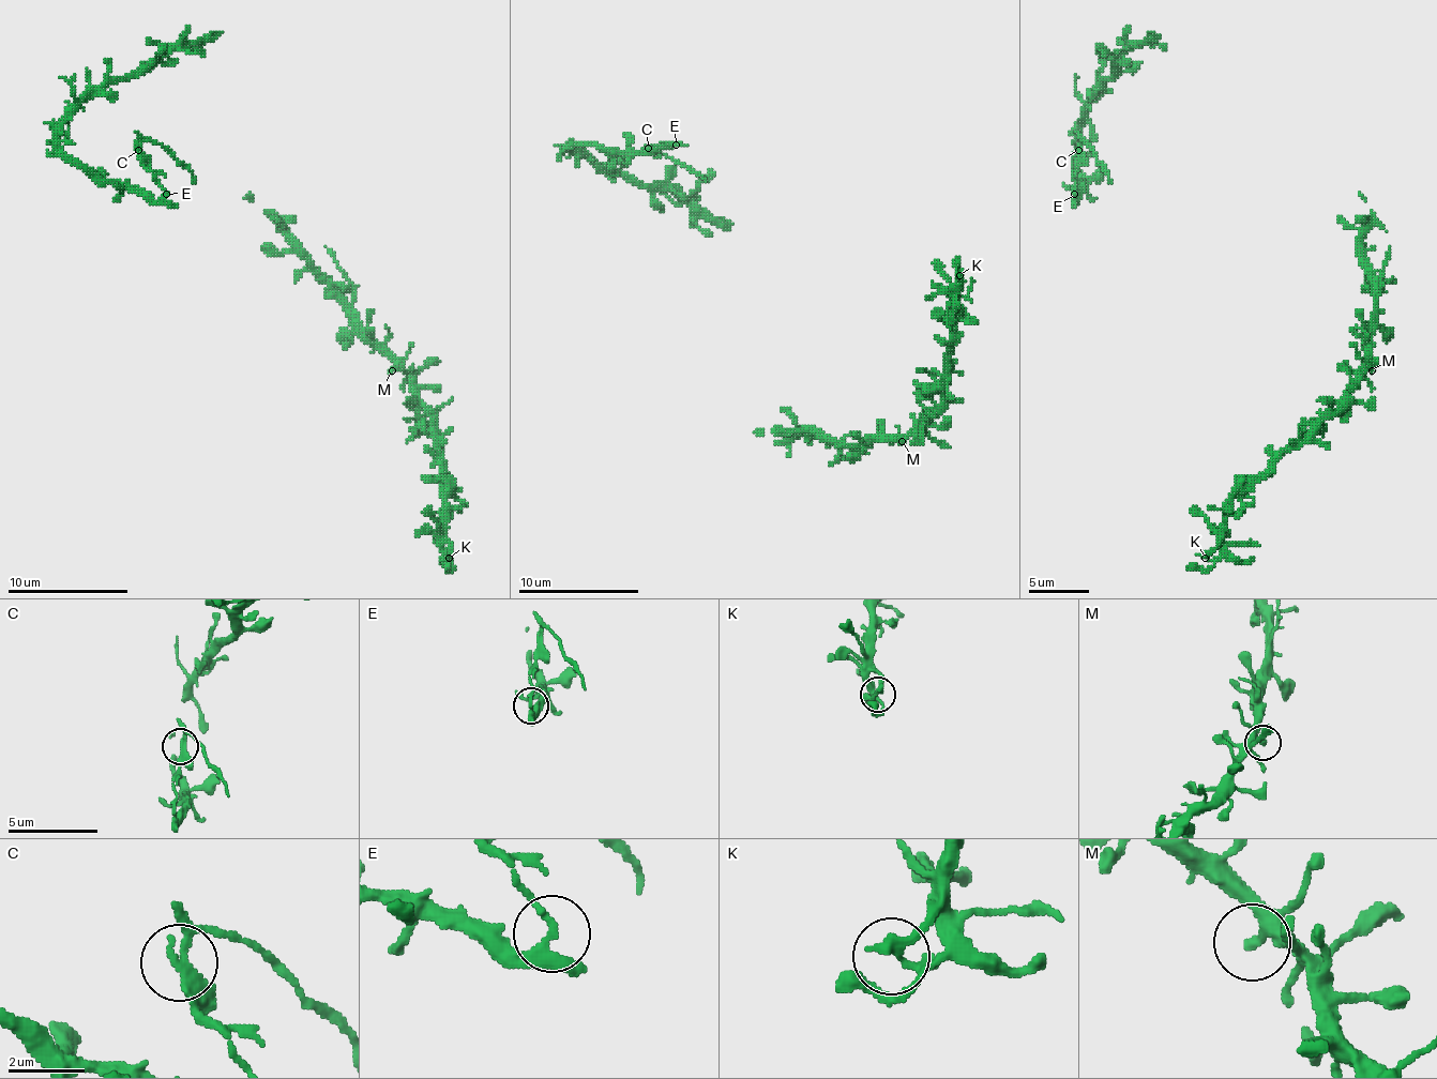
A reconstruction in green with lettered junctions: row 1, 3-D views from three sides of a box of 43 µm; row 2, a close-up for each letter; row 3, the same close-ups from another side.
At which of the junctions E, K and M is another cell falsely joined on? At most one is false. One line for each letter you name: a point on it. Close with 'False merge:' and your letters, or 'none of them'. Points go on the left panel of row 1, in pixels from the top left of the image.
E: Place: (166, 194)
False merge: E

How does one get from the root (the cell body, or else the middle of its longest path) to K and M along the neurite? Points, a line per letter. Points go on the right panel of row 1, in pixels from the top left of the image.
K: (1339, 216), (1359, 231), (1359, 258), (1374, 286), (1369, 364), (1341, 404), (1233, 500), (1223, 540), (1205, 558)
M: (1339, 216), (1350, 228), (1359, 231), (1359, 258), (1374, 286), (1374, 331), (1369, 337), (1369, 367), (1372, 370)

